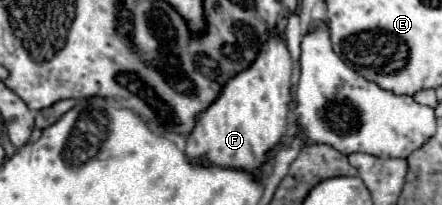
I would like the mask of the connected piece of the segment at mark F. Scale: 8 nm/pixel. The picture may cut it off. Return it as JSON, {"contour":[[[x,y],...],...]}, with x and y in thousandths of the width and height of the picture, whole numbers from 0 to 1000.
{"contour":[[[633,176],[611,185],[575,312],[534,361],[511,410],[498,478],[448,566],[443,624],[421,683],[425,780],[434,800],[534,820],[579,859],[588,810],[606,780],[606,741],[638,693],[652,634],[652,556],[661,507],[656,341],[661,293],[643,195]]]}

